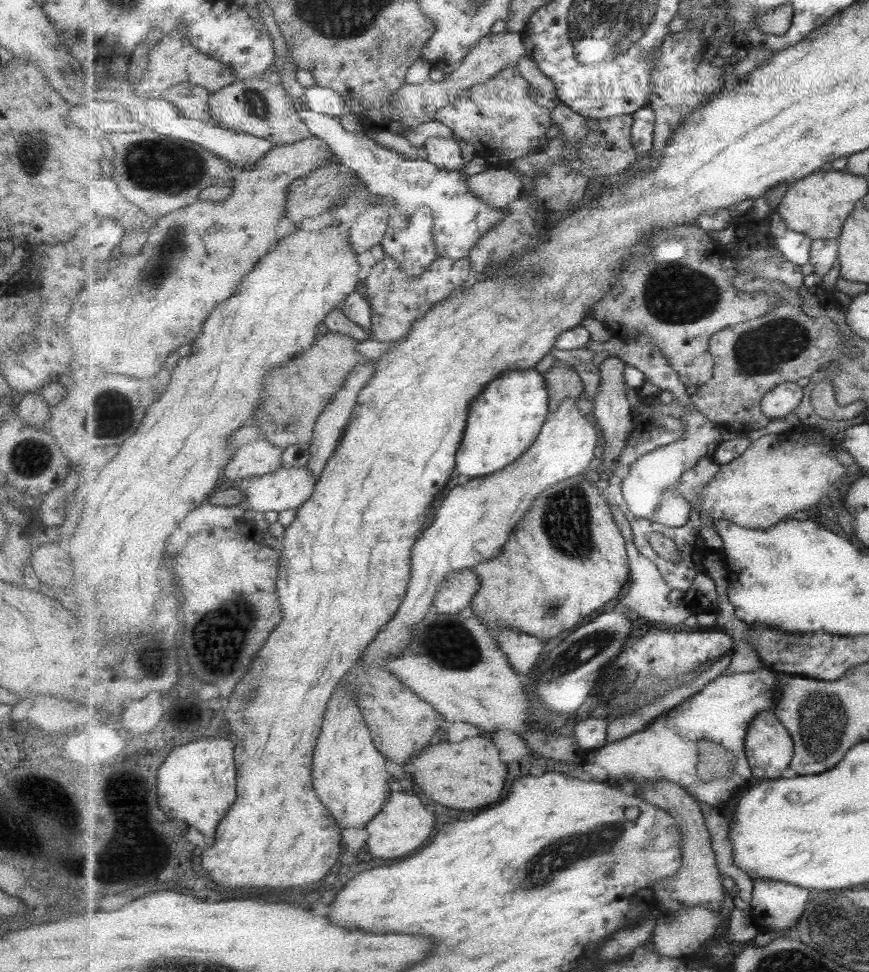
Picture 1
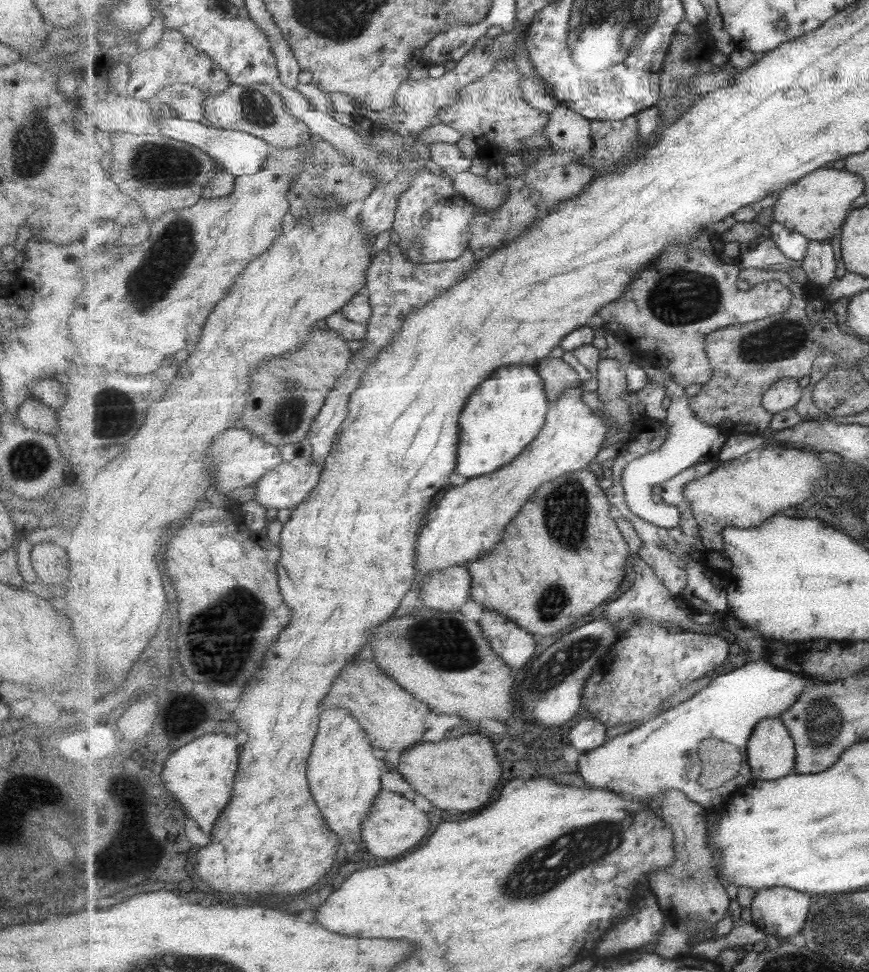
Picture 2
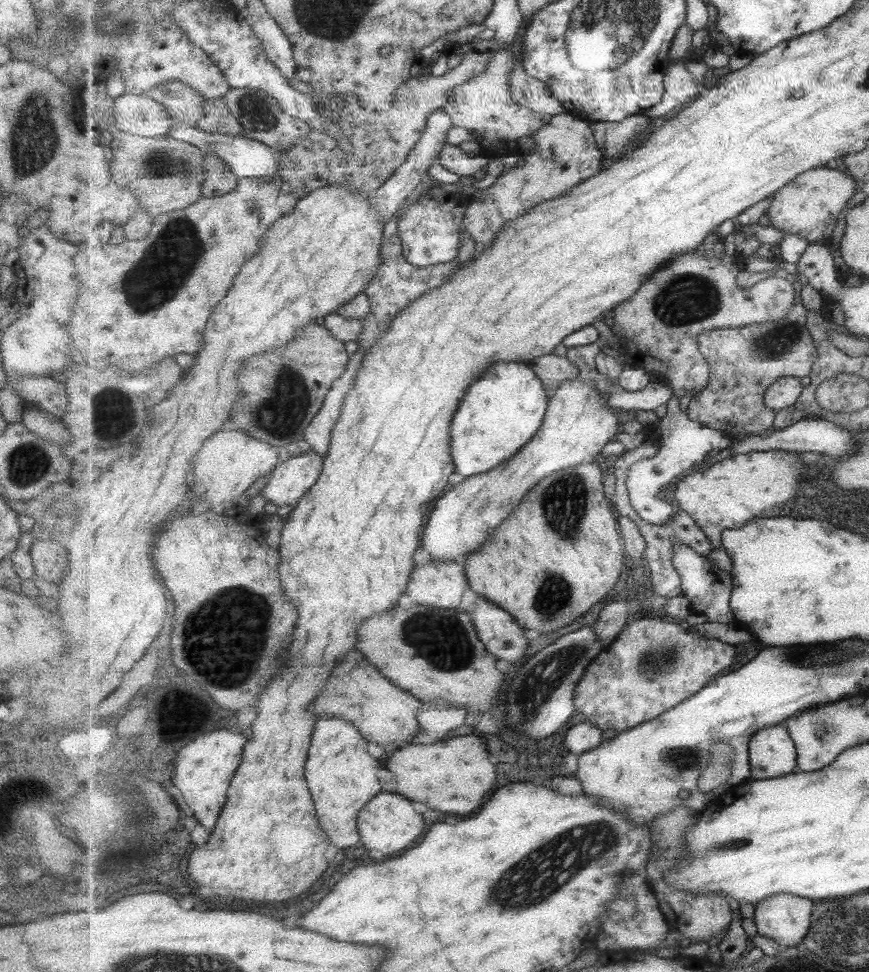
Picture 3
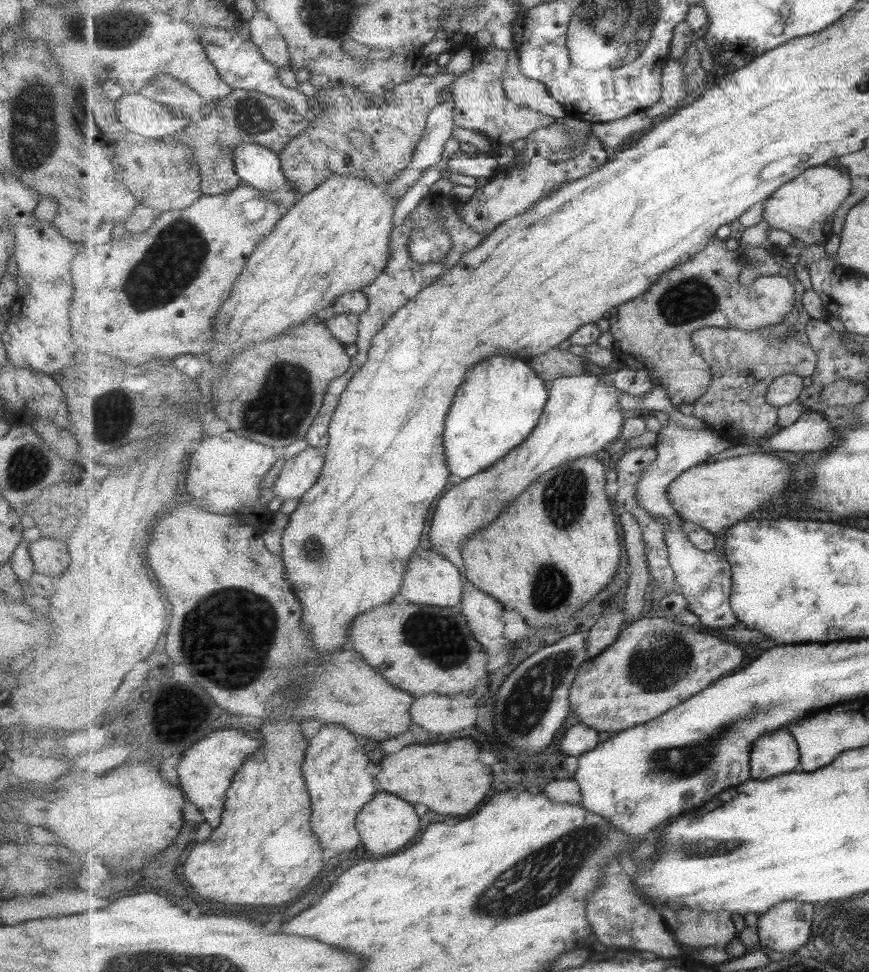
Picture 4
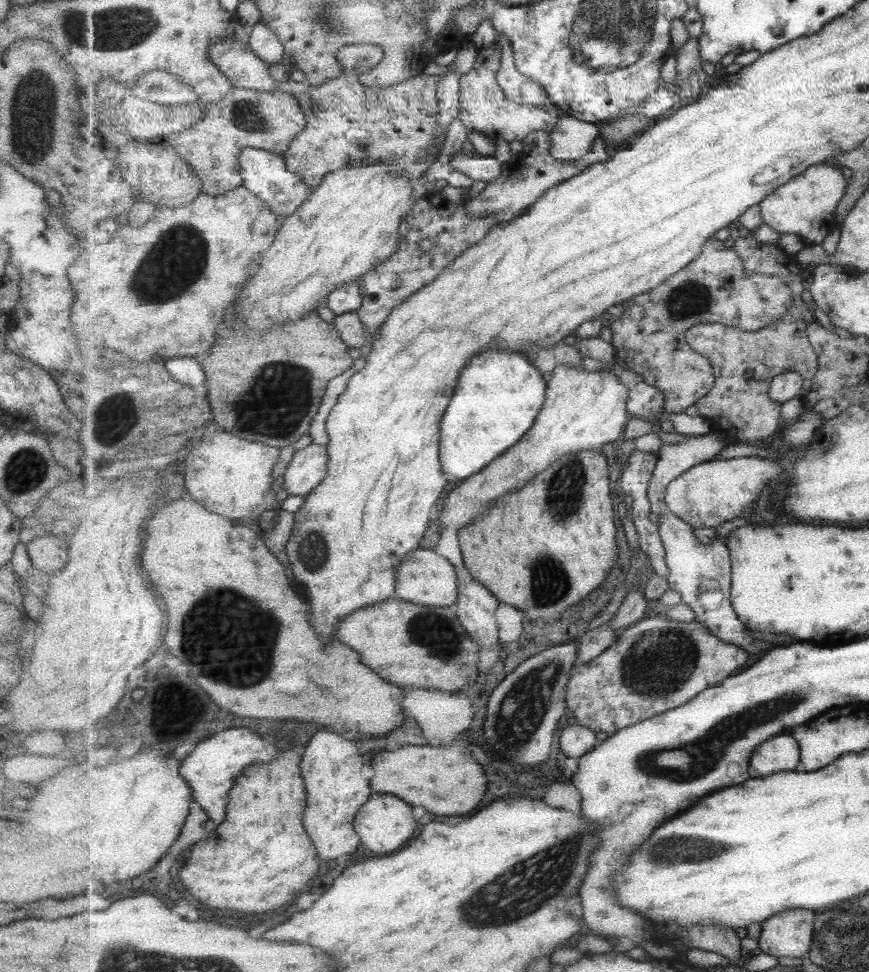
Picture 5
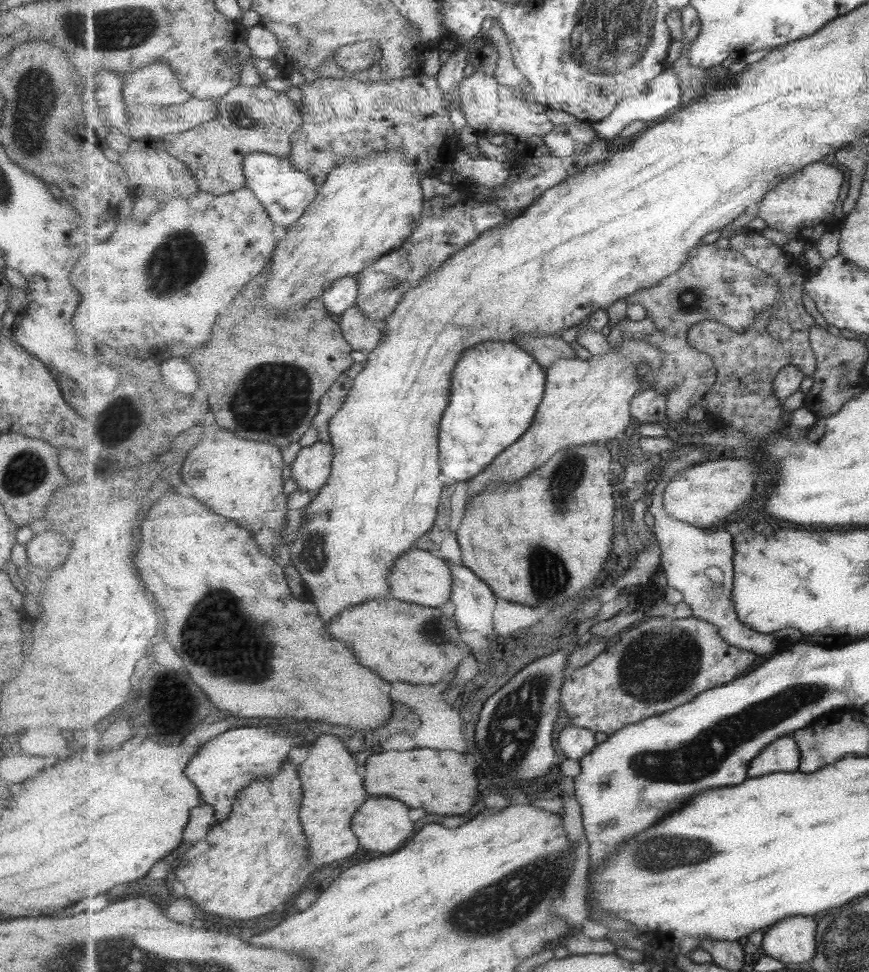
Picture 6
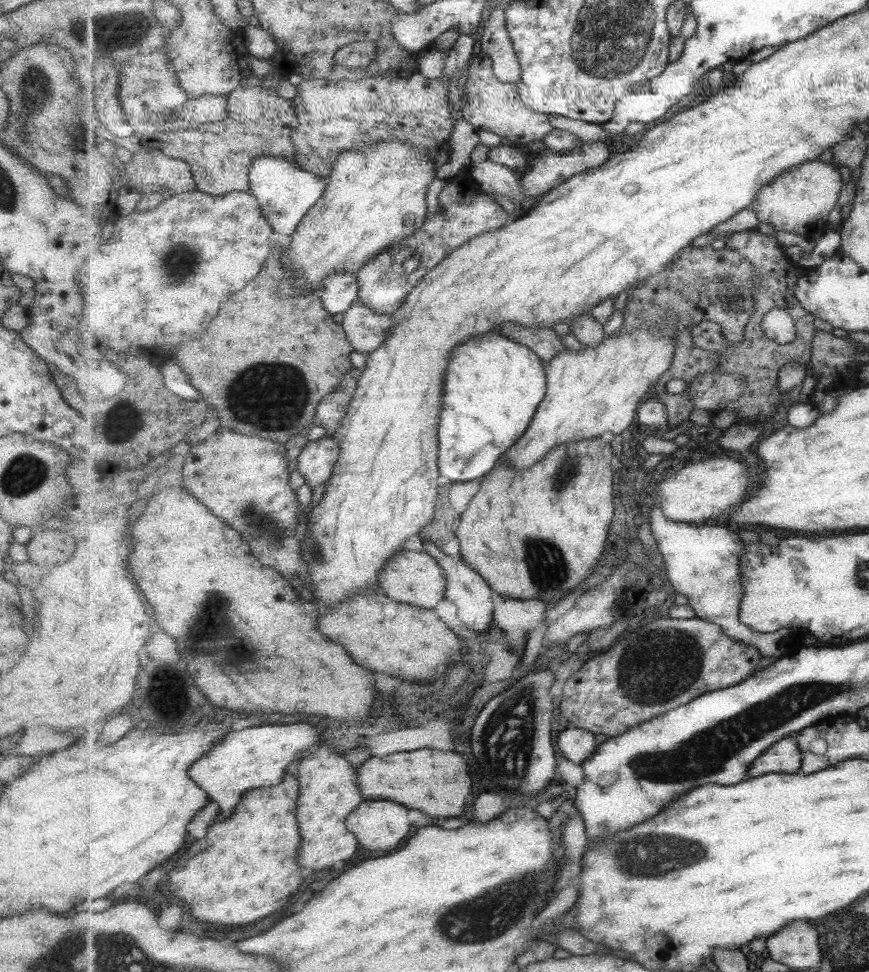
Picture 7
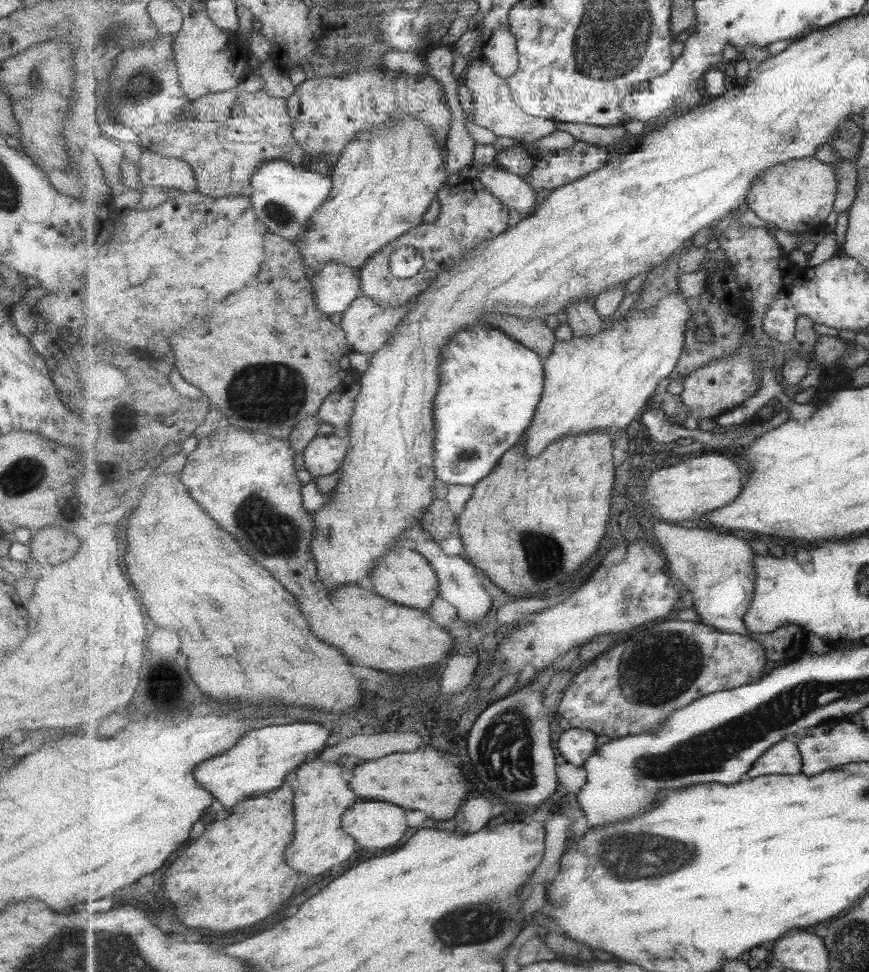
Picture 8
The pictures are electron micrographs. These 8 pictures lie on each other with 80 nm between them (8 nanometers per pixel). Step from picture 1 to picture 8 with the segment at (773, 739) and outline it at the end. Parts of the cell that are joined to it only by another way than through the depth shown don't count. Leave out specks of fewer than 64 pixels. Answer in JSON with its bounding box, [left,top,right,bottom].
[749,738,804,778]

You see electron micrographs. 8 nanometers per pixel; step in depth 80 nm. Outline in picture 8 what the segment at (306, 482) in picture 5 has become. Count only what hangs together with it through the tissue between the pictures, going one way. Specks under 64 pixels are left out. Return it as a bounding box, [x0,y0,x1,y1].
[300,434,350,480]

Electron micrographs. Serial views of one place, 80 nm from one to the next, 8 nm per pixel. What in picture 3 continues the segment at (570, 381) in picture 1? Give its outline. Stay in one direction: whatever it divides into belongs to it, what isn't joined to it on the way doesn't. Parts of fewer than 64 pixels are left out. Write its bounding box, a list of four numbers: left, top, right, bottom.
[530,354,580,396]

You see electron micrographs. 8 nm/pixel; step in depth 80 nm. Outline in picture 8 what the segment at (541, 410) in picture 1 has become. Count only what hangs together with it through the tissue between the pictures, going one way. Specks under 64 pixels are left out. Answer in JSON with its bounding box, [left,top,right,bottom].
[435,321,545,486]

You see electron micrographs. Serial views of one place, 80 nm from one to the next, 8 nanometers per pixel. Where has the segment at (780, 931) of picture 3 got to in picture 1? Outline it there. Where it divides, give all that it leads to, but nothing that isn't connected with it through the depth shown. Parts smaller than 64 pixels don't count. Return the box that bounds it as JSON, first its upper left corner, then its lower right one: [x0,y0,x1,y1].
[751,879,809,930]

